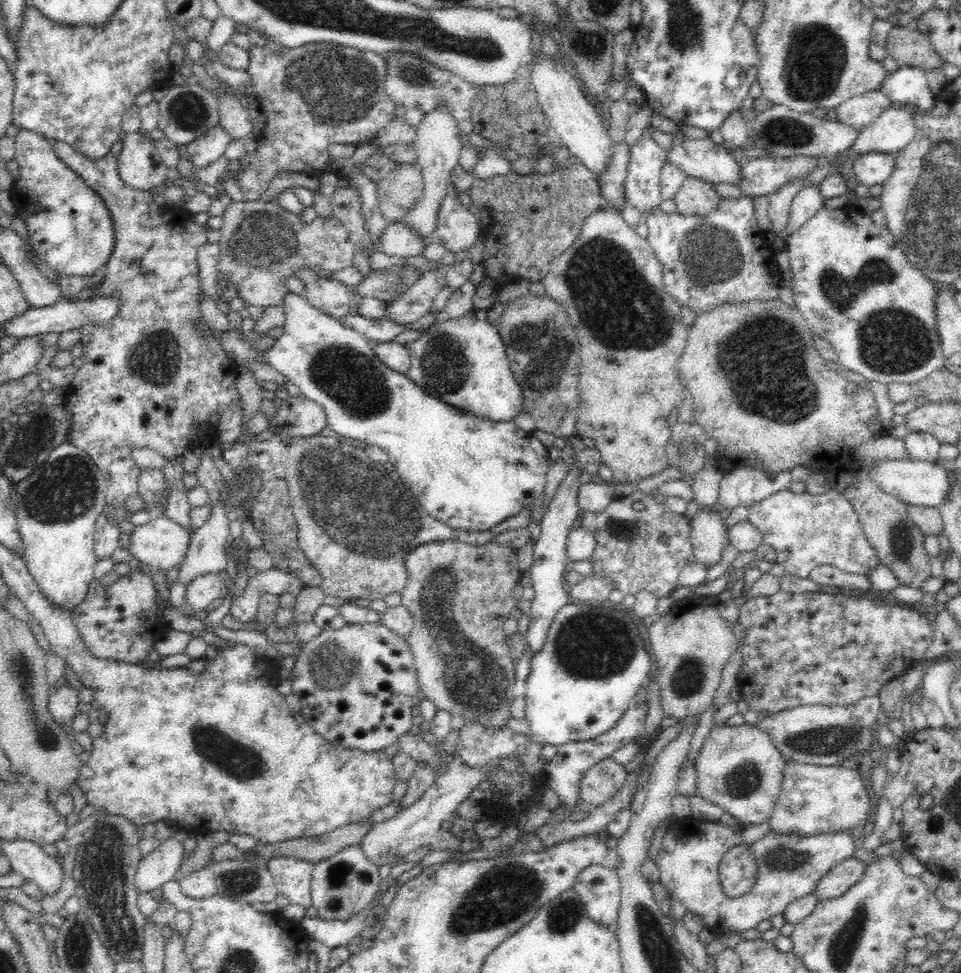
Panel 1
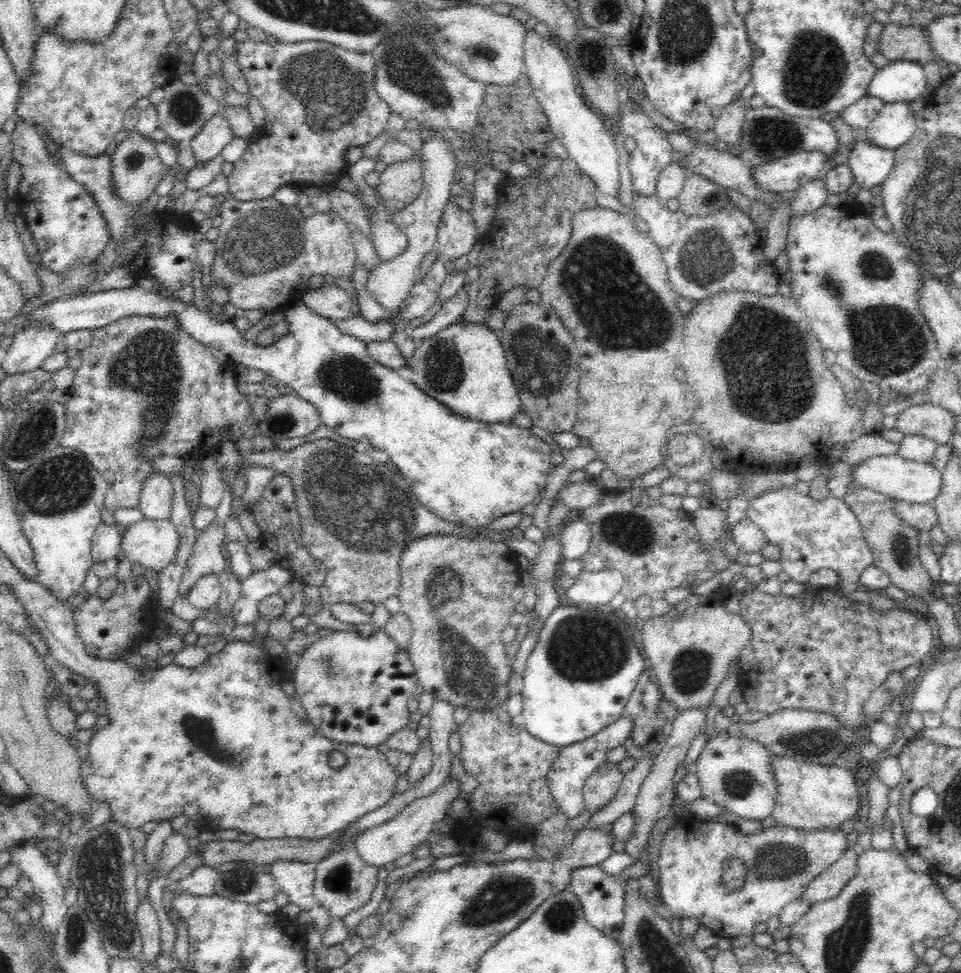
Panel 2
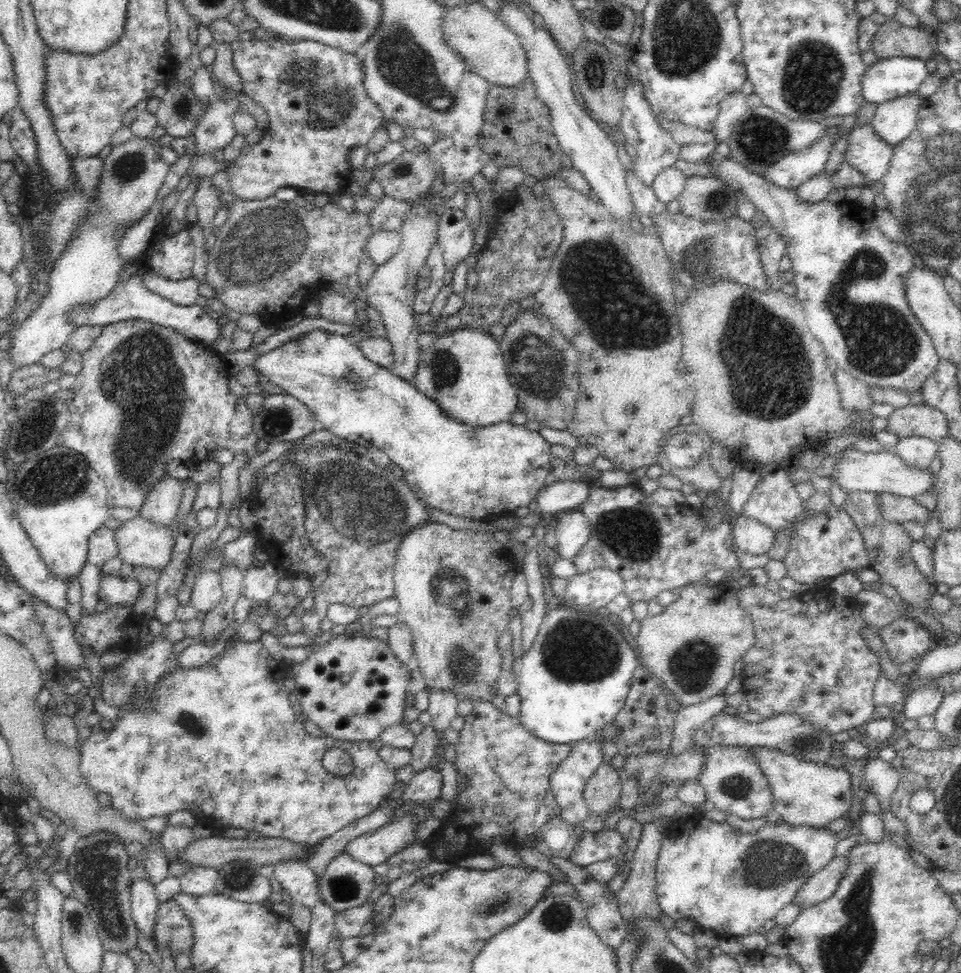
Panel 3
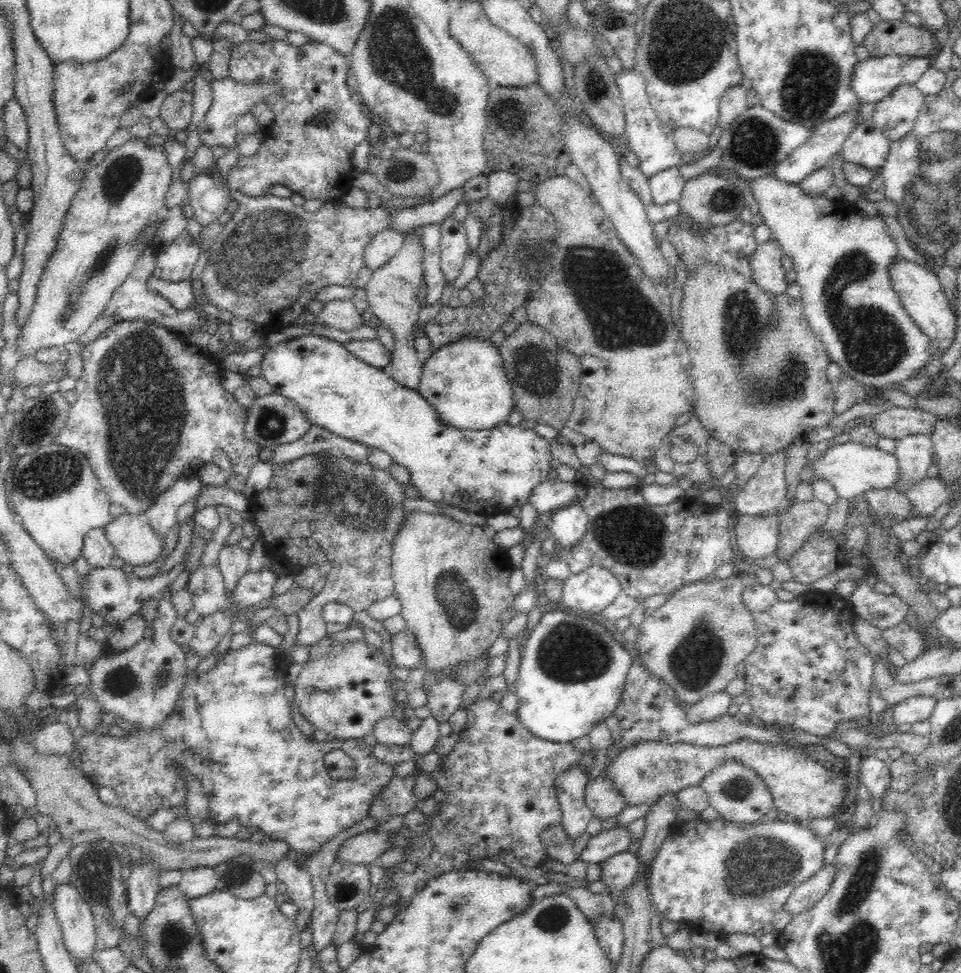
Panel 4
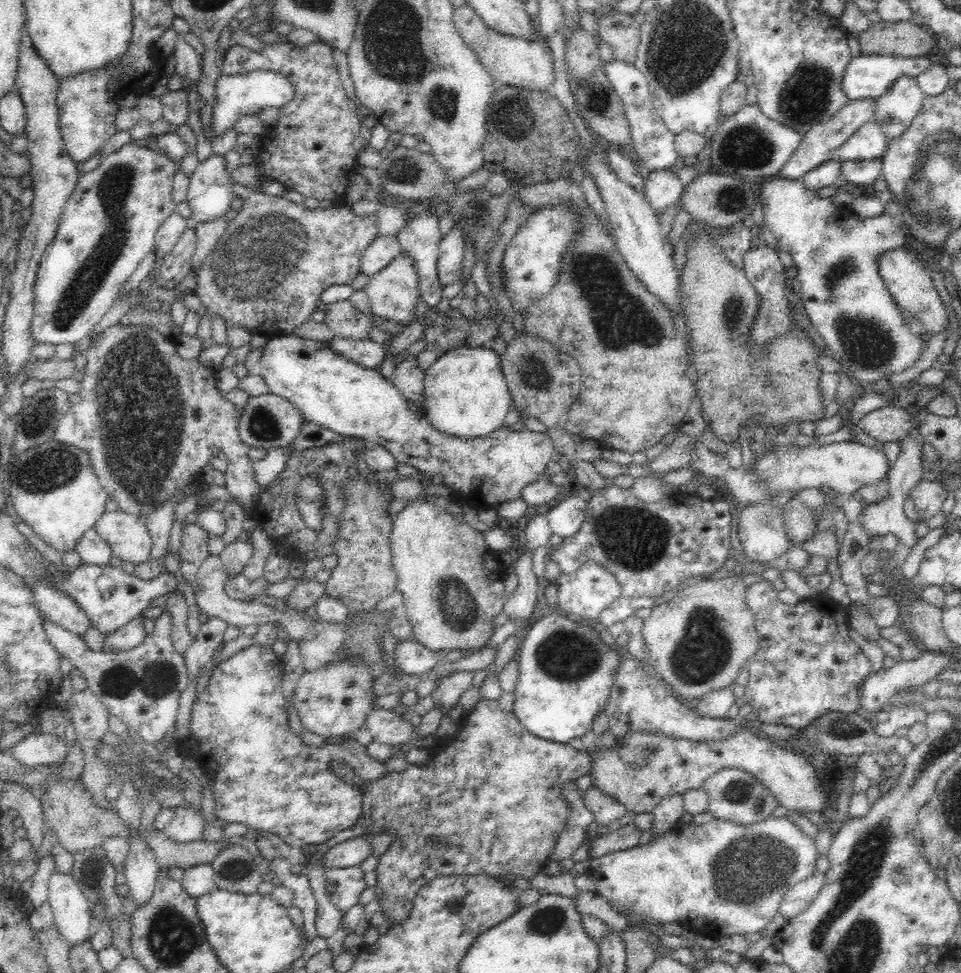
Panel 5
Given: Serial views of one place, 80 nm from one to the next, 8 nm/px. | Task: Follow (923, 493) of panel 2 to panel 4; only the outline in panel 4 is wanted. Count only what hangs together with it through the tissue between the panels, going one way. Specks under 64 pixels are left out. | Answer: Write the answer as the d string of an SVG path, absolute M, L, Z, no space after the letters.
M849 441L846 442L846 444L838 444L838 446L832 446L832 448L829 448L826 452L822 453L820 456L818 456L815 459L812 460L808 460L808 462L806 462L806 468L808 469L812 469L812 473L814 473L814 476L812 476L812 480L810 480L810 483L814 480L814 479L822 479L822 480L826 480L826 482L830 482L830 484L832 484L832 486L834 487L834 490L838 493L839 498L845 498L847 500L850 500L852 497L858 496L858 495L862 495L864 494L864 492L872 490L874 488L893 488L894 484L896 484L896 480L898 480L898 461L896 460L895 454L888 454L882 450L879 450L877 447L868 447L865 446L864 444L858 444L858 442L854 442L854 441Z

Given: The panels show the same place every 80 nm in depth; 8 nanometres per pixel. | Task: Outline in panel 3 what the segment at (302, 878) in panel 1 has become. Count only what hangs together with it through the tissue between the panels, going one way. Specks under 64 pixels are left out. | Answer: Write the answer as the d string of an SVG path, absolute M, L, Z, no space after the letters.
M298 860L280 861L275 864L273 875L288 890L290 898L311 909L318 900L318 887L314 871Z

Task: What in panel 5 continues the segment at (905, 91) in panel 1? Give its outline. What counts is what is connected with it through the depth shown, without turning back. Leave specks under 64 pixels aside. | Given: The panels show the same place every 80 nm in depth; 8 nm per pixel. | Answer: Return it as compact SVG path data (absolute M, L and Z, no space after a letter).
M858 55L852 57L842 74L842 94L849 99L860 100L862 98L878 98L886 92L886 88L890 88L892 82L900 76L900 74L909 74L910 76L918 76L921 72L927 70L932 62L936 61L934 55L924 55L917 57L893 57L882 55Z

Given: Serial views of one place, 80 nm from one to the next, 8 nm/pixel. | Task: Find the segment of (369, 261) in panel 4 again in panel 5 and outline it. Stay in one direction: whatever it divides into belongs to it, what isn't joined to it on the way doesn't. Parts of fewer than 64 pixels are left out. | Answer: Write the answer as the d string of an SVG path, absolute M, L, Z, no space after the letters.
M394 235L376 236L360 258L360 273L374 276L399 254L400 246Z

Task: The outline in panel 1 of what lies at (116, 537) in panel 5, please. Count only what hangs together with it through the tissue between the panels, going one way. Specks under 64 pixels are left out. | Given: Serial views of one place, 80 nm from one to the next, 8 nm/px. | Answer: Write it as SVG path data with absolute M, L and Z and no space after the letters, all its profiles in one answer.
M165 514L152 516L145 524L135 526L128 534L129 542L127 549L134 558L141 563L148 564L153 570L168 570L182 562L189 547L188 533L180 524L170 520Z

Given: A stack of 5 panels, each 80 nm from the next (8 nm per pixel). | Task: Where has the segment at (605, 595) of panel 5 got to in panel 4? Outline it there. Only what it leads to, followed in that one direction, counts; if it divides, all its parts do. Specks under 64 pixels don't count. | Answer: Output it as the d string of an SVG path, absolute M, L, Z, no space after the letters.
M600 565L588 566L562 580L559 607L581 617L599 617L621 591L619 580Z

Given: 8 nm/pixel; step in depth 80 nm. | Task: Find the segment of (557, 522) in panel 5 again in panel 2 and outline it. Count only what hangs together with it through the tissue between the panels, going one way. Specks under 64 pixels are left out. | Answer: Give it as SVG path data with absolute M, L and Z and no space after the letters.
M581 518L566 522L560 532L560 546L564 558L577 559L588 550L592 538L590 525Z

